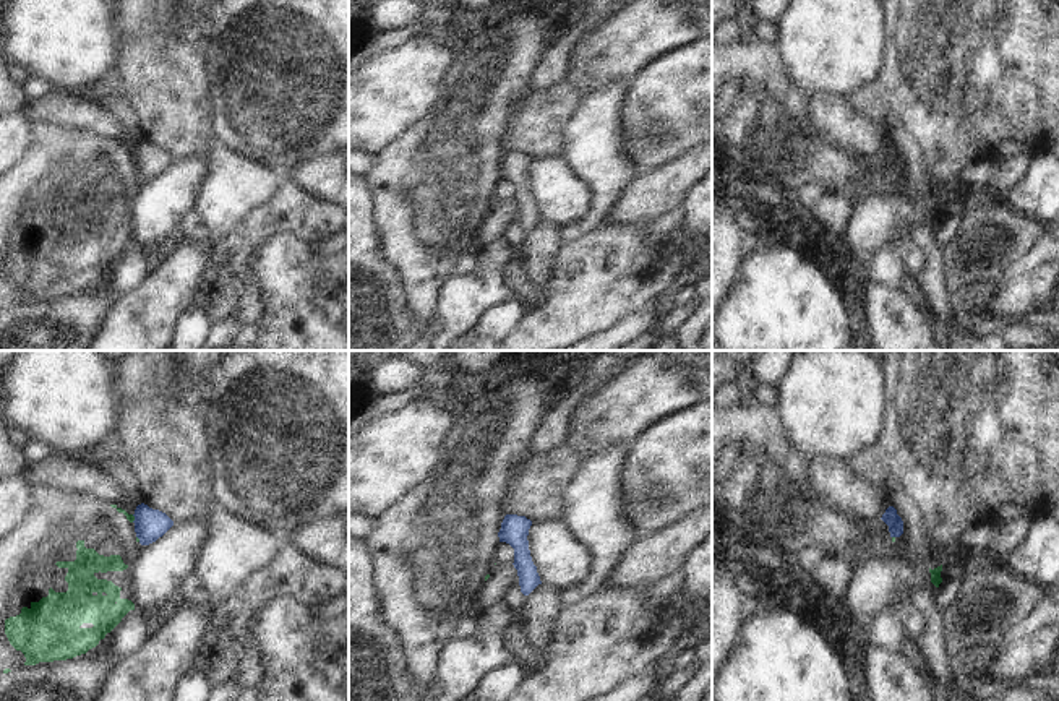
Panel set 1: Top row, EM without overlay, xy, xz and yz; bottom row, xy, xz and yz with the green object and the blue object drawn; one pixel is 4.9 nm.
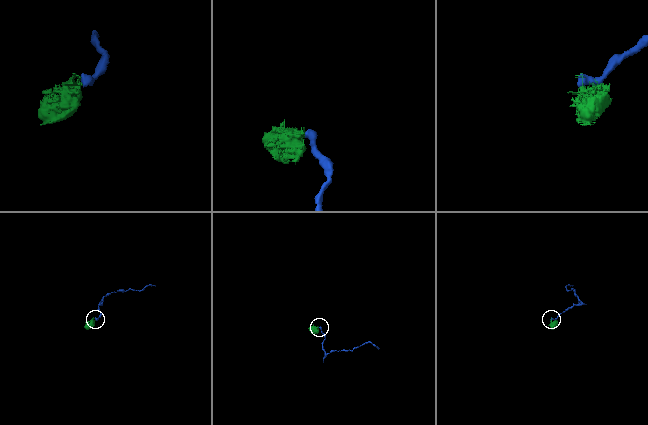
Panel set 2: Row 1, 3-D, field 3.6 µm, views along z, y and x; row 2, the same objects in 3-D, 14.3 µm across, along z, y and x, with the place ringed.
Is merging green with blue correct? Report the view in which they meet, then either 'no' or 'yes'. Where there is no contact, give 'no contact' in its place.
contact in xy; no

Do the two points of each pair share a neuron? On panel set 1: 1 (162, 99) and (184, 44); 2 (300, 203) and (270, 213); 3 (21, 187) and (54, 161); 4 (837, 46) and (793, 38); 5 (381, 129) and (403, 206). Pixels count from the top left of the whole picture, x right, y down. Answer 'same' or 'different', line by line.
1: same
2: same
3: same
4: same
5: different

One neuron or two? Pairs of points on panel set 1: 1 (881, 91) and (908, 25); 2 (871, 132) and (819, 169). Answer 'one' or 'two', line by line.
1: one
2: two

